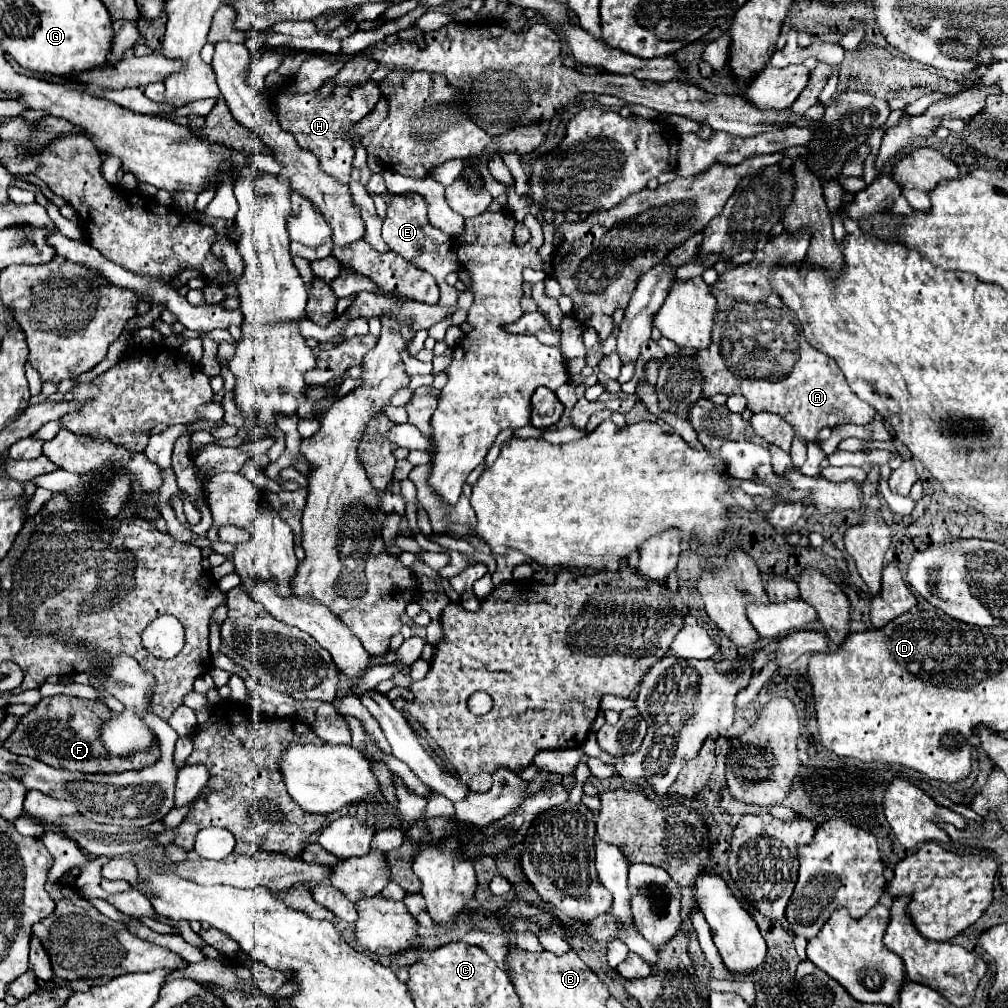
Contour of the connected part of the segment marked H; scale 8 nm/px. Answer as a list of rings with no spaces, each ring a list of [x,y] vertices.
[[[368,81],[362,87],[336,87],[332,99],[326,105],[318,105],[310,95],[294,95],[294,97],[284,95],[282,97],[282,93],[284,89],[276,91],[276,95],[272,96],[280,127],[292,133],[302,149],[308,149],[318,157],[320,169],[324,169],[324,173],[348,185],[356,141],[344,141],[342,133],[348,131],[352,125],[356,125],[356,121],[362,121],[376,107],[376,103],[380,101],[378,85],[374,81]]]

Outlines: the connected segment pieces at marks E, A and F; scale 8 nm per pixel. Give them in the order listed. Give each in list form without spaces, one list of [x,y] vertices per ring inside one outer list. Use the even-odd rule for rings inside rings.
[[[418,193],[390,195],[390,199],[388,199],[388,215],[386,215],[384,225],[382,225],[382,239],[392,251],[396,251],[398,255],[402,255],[408,261],[414,259],[416,255],[420,255],[422,251],[434,251],[440,255],[450,251],[452,239],[446,233],[442,233],[440,229],[428,227],[426,209],[428,209],[428,203]]]
[[[808,229],[794,233],[784,231],[768,241],[764,249],[756,251],[756,257],[750,263],[720,275],[712,289],[714,297],[718,299],[712,343],[706,351],[696,353],[696,361],[704,373],[702,387],[706,399],[716,393],[740,393],[746,397],[746,409],[752,413],[766,411],[788,421],[794,427],[794,435],[804,439],[808,447],[806,469],[802,469],[802,473],[818,477],[820,461],[826,457],[818,441],[818,431],[842,423],[868,425],[876,411],[856,393],[852,393],[836,361],[810,345],[810,341],[804,337],[804,329],[800,329],[800,321],[796,321],[796,313],[792,313],[784,301],[772,293],[768,281],[770,269],[782,263],[800,267],[808,245]],[[742,331],[762,331],[768,343],[756,337],[742,337]]]
[[[54,695],[42,699],[34,709],[30,709],[24,717],[18,719],[18,727],[10,733],[4,741],[4,747],[16,755],[28,755],[44,761],[52,767],[62,767],[68,771],[82,771],[82,773],[114,773],[114,771],[128,771],[128,769],[142,769],[154,765],[160,757],[158,745],[146,753],[138,753],[134,757],[108,757],[100,739],[98,727],[102,719],[108,719],[110,713],[104,705],[78,699],[70,695]]]

